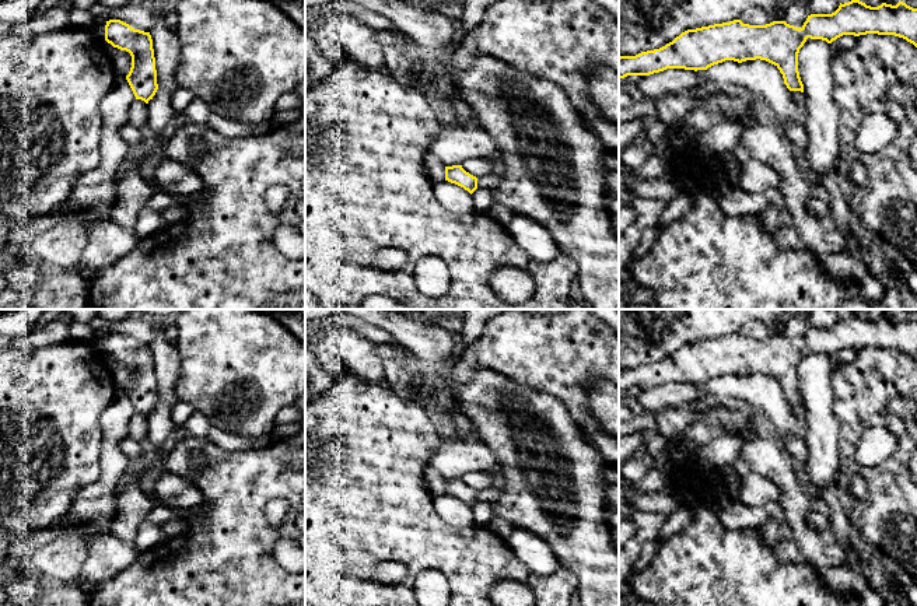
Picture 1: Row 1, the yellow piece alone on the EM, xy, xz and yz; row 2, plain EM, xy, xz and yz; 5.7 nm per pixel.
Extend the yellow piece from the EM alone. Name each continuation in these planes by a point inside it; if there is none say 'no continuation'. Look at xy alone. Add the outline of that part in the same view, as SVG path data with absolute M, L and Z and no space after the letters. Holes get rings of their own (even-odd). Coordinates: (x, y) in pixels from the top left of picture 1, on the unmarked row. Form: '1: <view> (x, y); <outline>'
no continuation

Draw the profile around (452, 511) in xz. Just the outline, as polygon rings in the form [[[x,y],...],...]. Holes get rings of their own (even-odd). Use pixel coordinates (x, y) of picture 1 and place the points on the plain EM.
[[[444,493],[441,495],[433,497],[433,504],[437,515],[445,523],[456,529],[468,529],[473,526],[472,508],[463,501]]]

